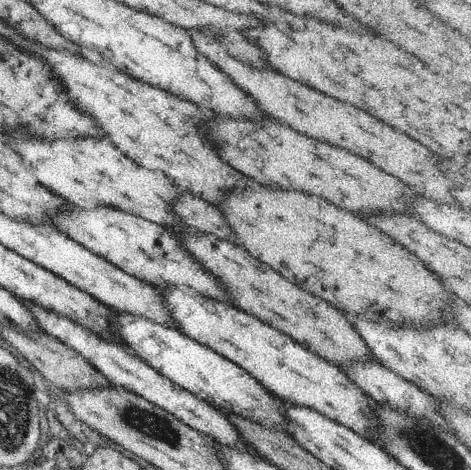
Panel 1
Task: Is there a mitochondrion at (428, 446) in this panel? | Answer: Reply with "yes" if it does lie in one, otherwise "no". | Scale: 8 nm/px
yes

